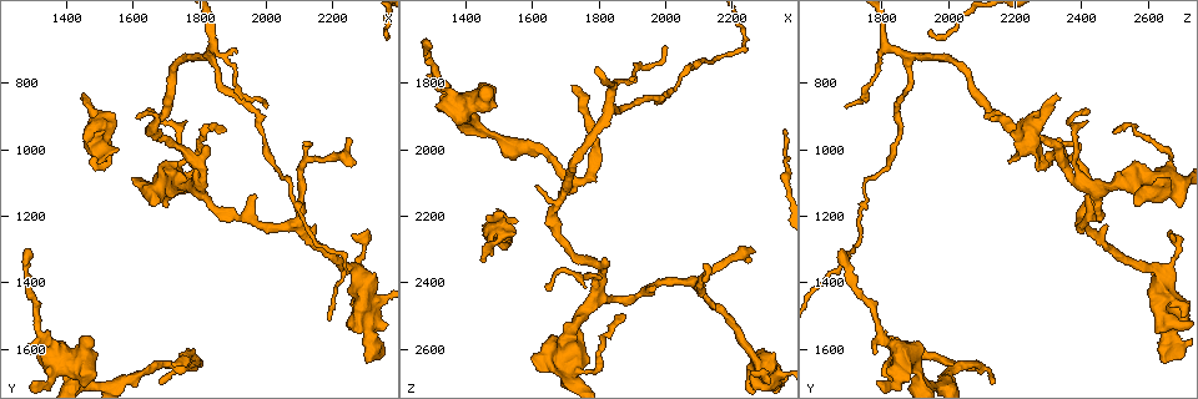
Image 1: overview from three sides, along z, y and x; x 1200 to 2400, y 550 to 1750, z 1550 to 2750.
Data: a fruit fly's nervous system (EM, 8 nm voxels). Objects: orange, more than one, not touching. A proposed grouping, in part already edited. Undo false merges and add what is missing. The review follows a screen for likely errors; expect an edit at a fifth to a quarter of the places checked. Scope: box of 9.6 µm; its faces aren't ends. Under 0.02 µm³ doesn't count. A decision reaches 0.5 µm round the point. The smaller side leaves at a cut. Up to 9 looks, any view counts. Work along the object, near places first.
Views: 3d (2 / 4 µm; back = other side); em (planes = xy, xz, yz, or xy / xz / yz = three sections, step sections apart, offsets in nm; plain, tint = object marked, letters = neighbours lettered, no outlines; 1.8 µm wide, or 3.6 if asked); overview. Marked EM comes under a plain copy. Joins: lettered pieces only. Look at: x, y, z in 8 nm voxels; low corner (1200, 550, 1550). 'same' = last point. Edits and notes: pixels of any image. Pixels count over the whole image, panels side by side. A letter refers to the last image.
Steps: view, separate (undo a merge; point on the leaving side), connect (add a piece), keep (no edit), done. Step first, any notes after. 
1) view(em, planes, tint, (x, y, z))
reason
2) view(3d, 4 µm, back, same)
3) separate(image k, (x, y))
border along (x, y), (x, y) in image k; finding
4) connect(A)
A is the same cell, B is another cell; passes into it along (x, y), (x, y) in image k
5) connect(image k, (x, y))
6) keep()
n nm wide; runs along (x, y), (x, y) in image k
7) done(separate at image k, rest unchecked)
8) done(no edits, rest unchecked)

view(em, 3.6 µm, planes, letters, (1450, 850, 2330))
free end

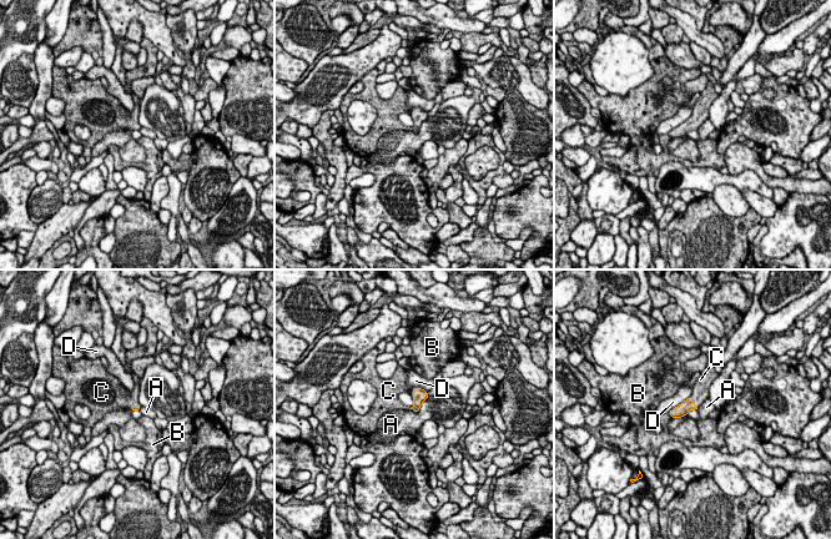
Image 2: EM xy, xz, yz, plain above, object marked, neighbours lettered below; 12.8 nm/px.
connect(image 2, (700, 391))
D touches over 340 nm; C is the same cell, A, B and D are other cells; passes into it along (680, 411), (691, 403), (700, 391) in image 2; it goes on there

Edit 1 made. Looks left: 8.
view(3d, 4 µm, (1600, 1090, 2630))
stops while still wide

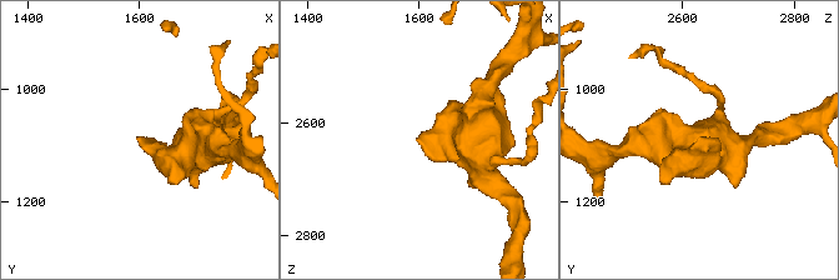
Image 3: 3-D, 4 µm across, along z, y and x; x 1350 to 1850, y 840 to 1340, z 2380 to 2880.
view(em, planes, letters, (1600, 1090, 2625))
now the EM

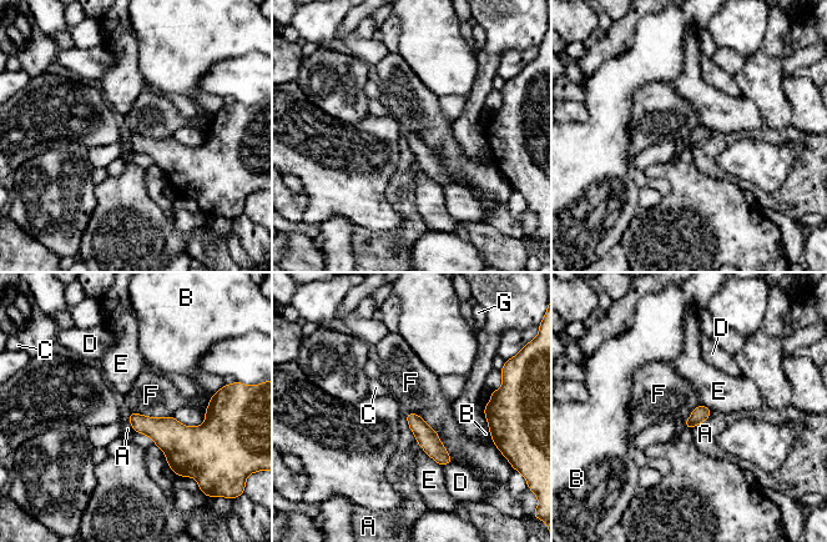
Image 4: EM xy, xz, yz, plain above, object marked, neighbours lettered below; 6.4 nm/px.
keep()
A, B, C, D, E, F and G are other cells; runs along (409, 416), (429, 442), (447, 460) in image 4; no lettered piece goes on from it

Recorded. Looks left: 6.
view(em, xy, step 16, letters, (2260, 1260, 2660))
thin end

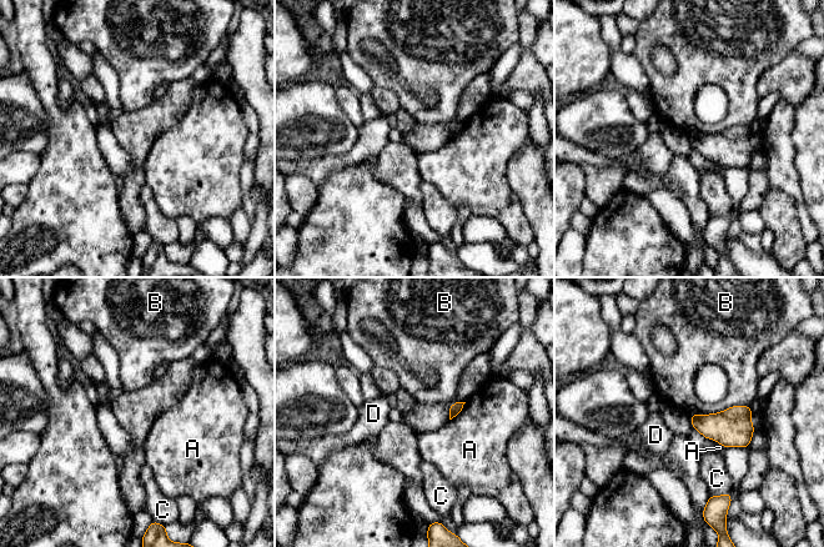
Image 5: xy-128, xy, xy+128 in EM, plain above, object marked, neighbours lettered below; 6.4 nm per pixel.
keep()
130 nm wide; A, B, C and D are other cells; no lettered piece goes on from it

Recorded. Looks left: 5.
done(connect at image 2, rest unchecked)

